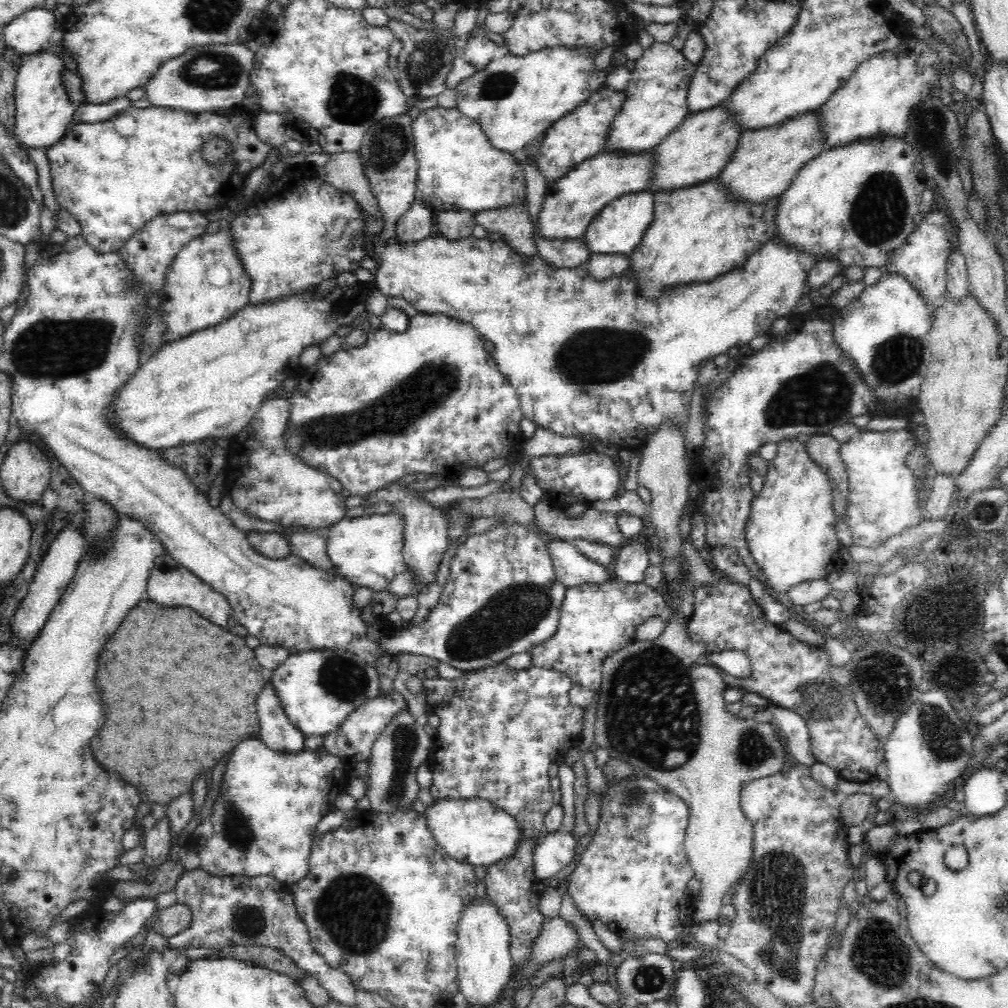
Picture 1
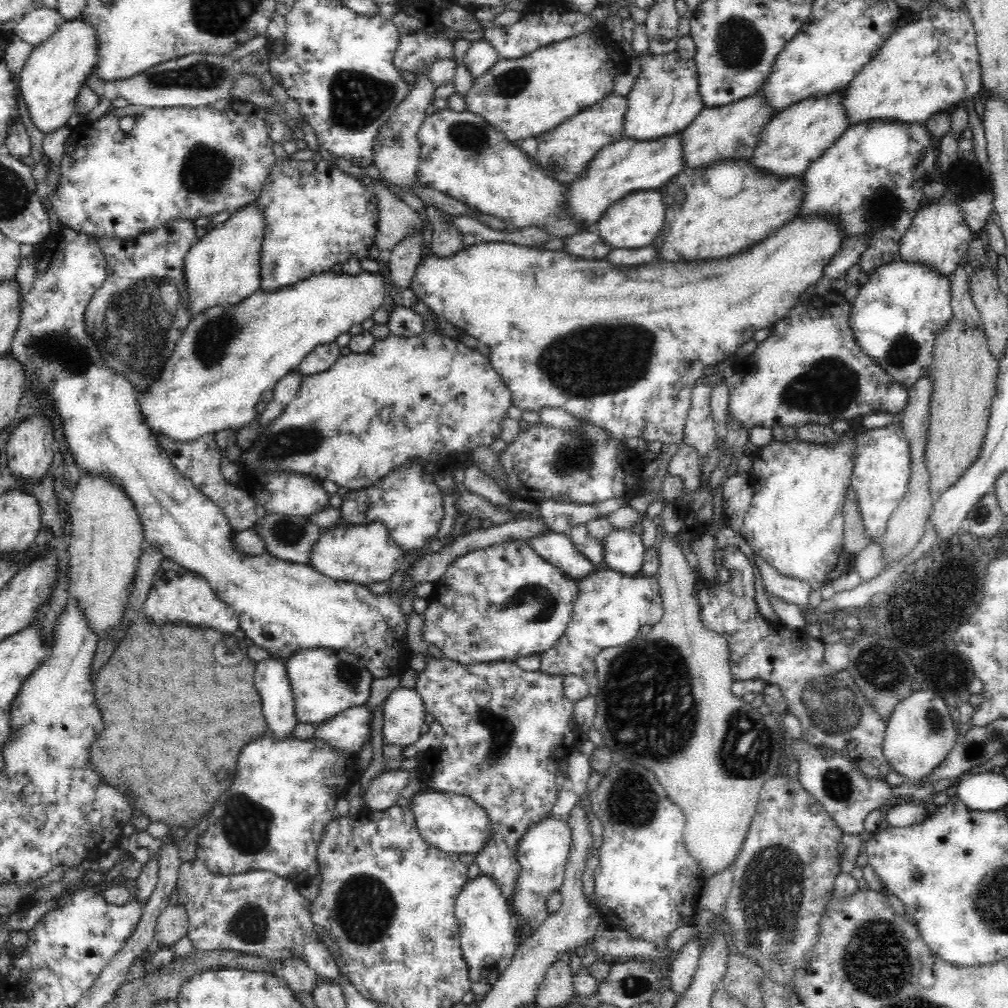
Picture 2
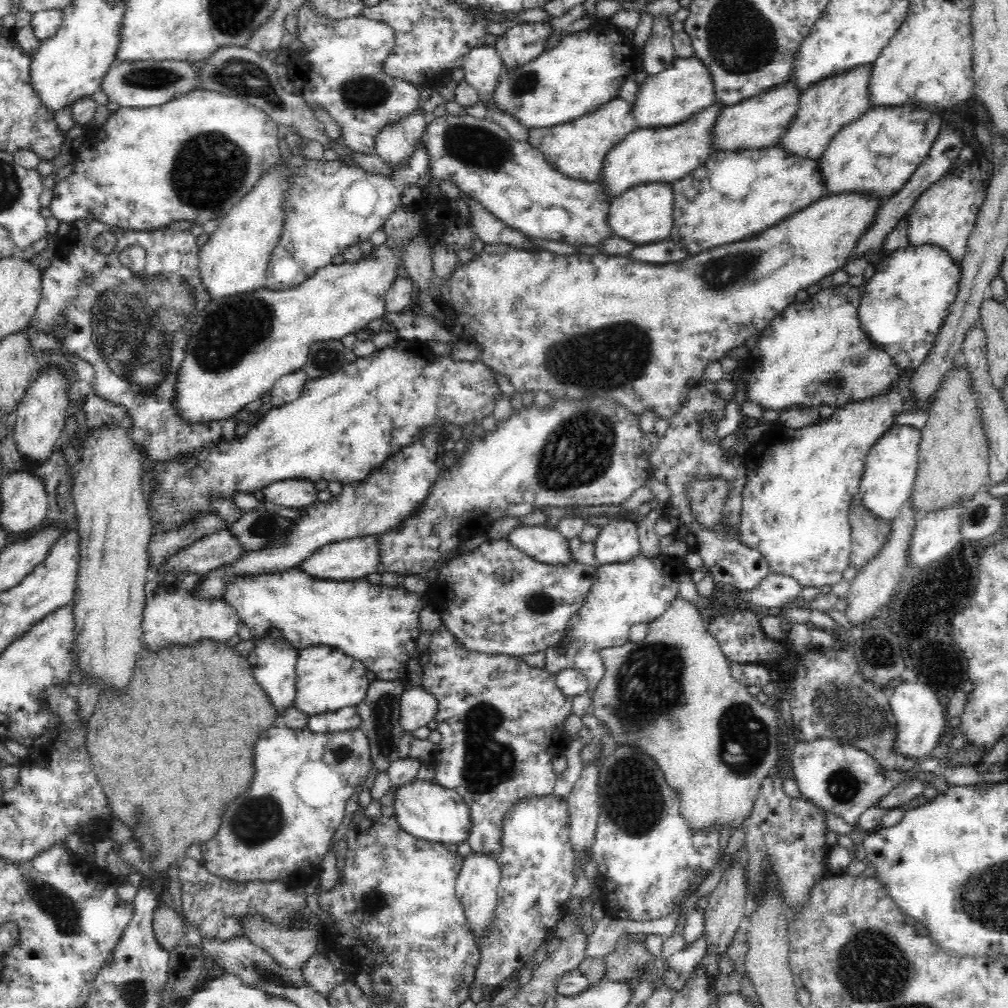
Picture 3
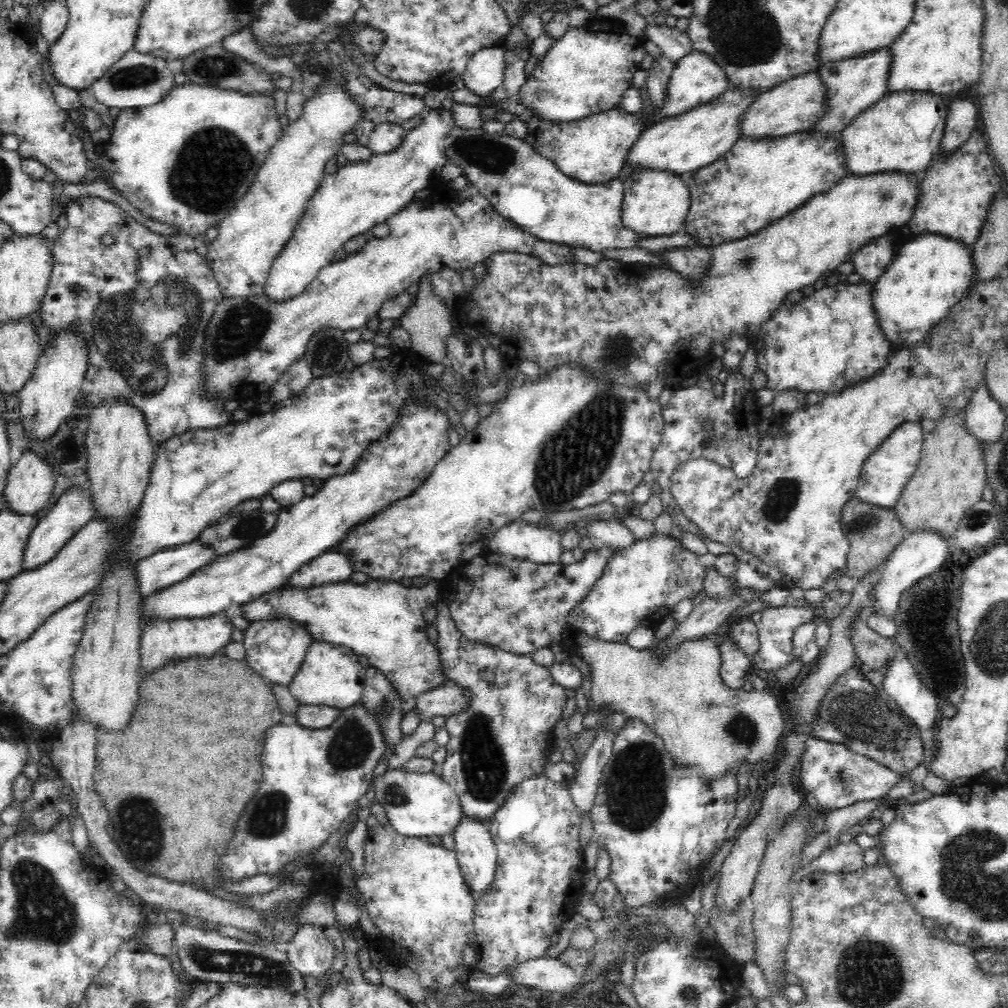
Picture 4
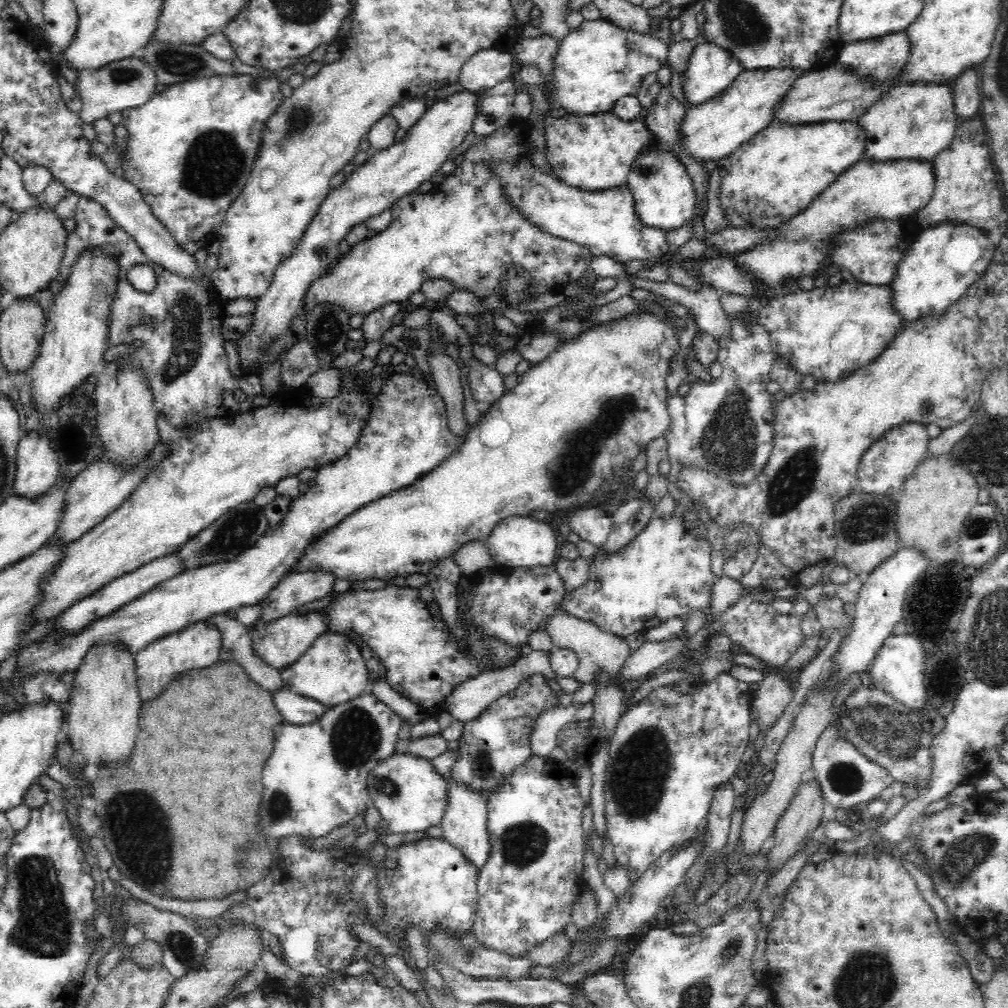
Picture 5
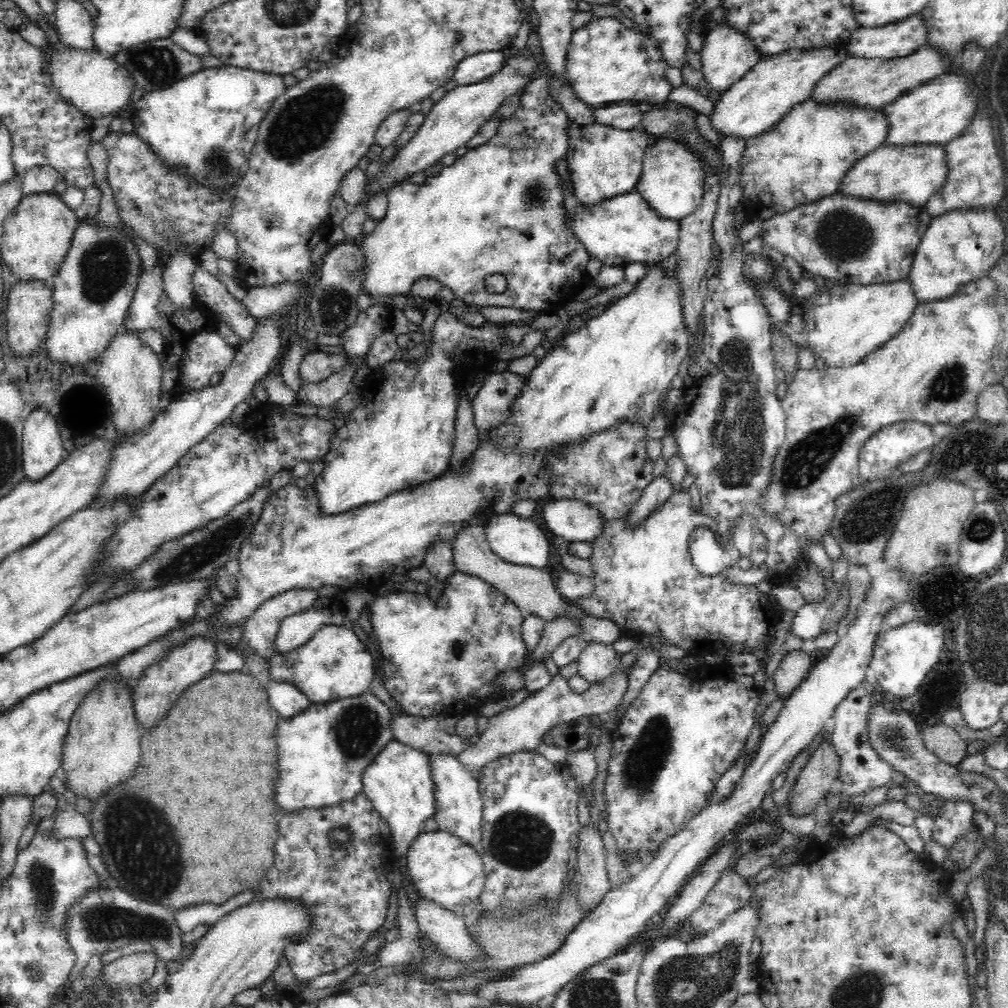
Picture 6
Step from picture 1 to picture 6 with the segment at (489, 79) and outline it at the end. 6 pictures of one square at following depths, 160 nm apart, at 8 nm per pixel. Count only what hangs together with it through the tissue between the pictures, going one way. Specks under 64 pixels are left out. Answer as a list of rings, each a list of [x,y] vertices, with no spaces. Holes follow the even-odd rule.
[[[595,17],[589,23],[574,31],[572,42],[567,50],[565,75],[567,82],[571,85],[575,95],[590,106],[601,106],[627,102],[647,102],[651,105],[658,105],[667,102],[672,86],[666,79],[667,62],[662,56],[662,51],[658,47],[653,36],[629,29],[614,17]]]

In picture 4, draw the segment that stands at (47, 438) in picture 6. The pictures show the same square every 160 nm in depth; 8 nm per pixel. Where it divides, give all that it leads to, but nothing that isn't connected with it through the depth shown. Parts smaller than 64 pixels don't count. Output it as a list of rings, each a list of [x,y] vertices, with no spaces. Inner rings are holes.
[[[26,449],[9,470],[3,496],[5,506],[18,515],[42,513],[54,485],[52,467],[35,452]]]

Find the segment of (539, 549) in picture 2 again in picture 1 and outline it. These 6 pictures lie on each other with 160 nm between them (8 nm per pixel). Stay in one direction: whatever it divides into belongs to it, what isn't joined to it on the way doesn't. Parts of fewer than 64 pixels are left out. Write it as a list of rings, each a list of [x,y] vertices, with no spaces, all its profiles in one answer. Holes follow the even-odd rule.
[[[559,539],[548,541],[548,552],[556,578],[566,588],[582,586],[582,584],[602,586],[611,580],[608,569],[582,556],[572,541]]]

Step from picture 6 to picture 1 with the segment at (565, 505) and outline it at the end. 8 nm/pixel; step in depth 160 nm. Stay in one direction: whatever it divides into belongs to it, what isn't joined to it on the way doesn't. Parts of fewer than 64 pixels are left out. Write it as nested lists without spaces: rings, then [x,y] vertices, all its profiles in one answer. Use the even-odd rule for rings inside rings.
[[[631,537],[623,546],[617,548],[612,566],[616,579],[628,584],[643,582],[646,568],[650,566],[648,549]]]

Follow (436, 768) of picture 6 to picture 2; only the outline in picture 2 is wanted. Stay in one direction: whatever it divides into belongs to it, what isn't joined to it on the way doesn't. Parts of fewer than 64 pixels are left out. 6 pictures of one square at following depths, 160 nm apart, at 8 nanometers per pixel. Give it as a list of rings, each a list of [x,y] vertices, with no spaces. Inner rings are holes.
[[[479,872],[474,878],[468,878],[455,899],[455,915],[459,924],[459,935],[469,971],[471,990],[475,995],[486,995],[497,983],[498,977],[513,959],[517,949],[514,924],[503,898],[502,891],[491,876]]]

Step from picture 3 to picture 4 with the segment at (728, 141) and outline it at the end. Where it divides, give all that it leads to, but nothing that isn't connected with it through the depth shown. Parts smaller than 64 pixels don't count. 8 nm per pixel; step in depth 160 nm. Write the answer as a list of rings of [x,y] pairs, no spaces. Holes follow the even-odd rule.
[[[814,70],[805,75],[799,75],[774,86],[760,96],[741,116],[738,124],[742,137],[754,139],[776,136],[786,136],[796,132],[810,130],[829,111],[827,106],[827,91],[819,72]]]

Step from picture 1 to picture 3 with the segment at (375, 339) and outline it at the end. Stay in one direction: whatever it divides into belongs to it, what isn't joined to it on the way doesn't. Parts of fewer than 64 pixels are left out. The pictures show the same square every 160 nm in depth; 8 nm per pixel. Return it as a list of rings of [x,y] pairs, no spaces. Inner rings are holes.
[[[384,347],[381,350],[374,351],[366,358],[358,357],[353,363],[346,363],[338,372],[330,373],[330,376],[322,376],[318,379],[310,379],[306,382],[301,395],[292,402],[284,403],[284,406],[273,407],[267,413],[258,418],[257,422],[251,425],[248,432],[243,436],[234,436],[234,438],[226,439],[221,437],[218,444],[208,444],[203,448],[194,448],[193,452],[183,456],[174,456],[173,460],[158,460],[152,462],[154,472],[153,486],[150,486],[147,493],[147,502],[149,508],[149,516],[153,524],[153,534],[167,533],[168,531],[178,530],[182,526],[187,525],[187,521],[198,521],[200,518],[211,513],[212,499],[230,499],[233,500],[238,492],[246,494],[254,494],[257,490],[266,488],[266,485],[278,482],[281,480],[307,480],[314,482],[315,480],[327,480],[327,482],[340,482],[342,485],[364,480],[370,472],[382,464],[386,456],[398,452],[401,447],[406,447],[412,444],[416,438],[420,438],[420,432],[424,428],[432,426],[442,429],[442,436],[446,437],[446,432],[443,428],[444,420],[452,422],[452,424],[470,424],[470,422],[480,422],[482,418],[486,418],[488,414],[493,414],[494,404],[498,400],[500,390],[496,386],[495,374],[492,374],[489,366],[483,362],[452,362],[448,356],[434,355],[430,360],[424,358],[422,352],[400,352],[398,348]]]

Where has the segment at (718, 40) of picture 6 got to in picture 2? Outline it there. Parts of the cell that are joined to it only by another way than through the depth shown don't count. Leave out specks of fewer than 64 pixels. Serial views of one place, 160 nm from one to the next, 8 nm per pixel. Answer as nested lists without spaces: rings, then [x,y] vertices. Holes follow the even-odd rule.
[[[677,51],[665,55],[650,55],[643,53],[641,61],[642,72],[635,78],[634,86],[627,94],[628,104],[623,120],[623,136],[639,140],[654,140],[662,136],[673,135],[674,132],[684,130],[703,111],[703,100],[699,94],[699,80],[697,64],[693,58],[682,58]]]

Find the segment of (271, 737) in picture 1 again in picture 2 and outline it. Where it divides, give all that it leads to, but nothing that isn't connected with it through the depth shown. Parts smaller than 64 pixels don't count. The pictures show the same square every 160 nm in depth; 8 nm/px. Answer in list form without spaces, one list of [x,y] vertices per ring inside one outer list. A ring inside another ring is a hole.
[[[270,656],[255,662],[254,684],[262,696],[262,712],[266,716],[268,734],[276,739],[293,736],[297,726],[295,696],[287,678],[286,658]]]

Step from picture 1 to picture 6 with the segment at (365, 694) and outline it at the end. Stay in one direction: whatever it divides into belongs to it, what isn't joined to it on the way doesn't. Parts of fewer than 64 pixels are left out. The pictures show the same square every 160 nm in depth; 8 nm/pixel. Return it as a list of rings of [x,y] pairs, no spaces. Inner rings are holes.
[[[326,624],[302,646],[290,652],[275,652],[267,663],[272,680],[294,685],[312,703],[368,693],[375,670],[375,658],[348,624]]]

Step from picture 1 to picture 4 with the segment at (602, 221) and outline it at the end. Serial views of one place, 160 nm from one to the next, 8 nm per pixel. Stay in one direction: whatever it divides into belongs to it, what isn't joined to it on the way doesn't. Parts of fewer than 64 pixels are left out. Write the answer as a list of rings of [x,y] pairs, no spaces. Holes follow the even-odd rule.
[[[634,172],[634,176],[631,176],[629,173],[627,176],[623,178],[624,183],[624,198],[623,203],[621,204],[621,221],[623,222],[623,226],[627,228],[631,228],[638,235],[646,236],[646,237],[656,237],[656,236],[671,236],[676,234],[681,228],[684,226],[684,222],[686,220],[687,214],[689,213],[689,208],[691,205],[691,196],[689,188],[687,185],[680,179],[679,176],[670,176],[670,172]]]

